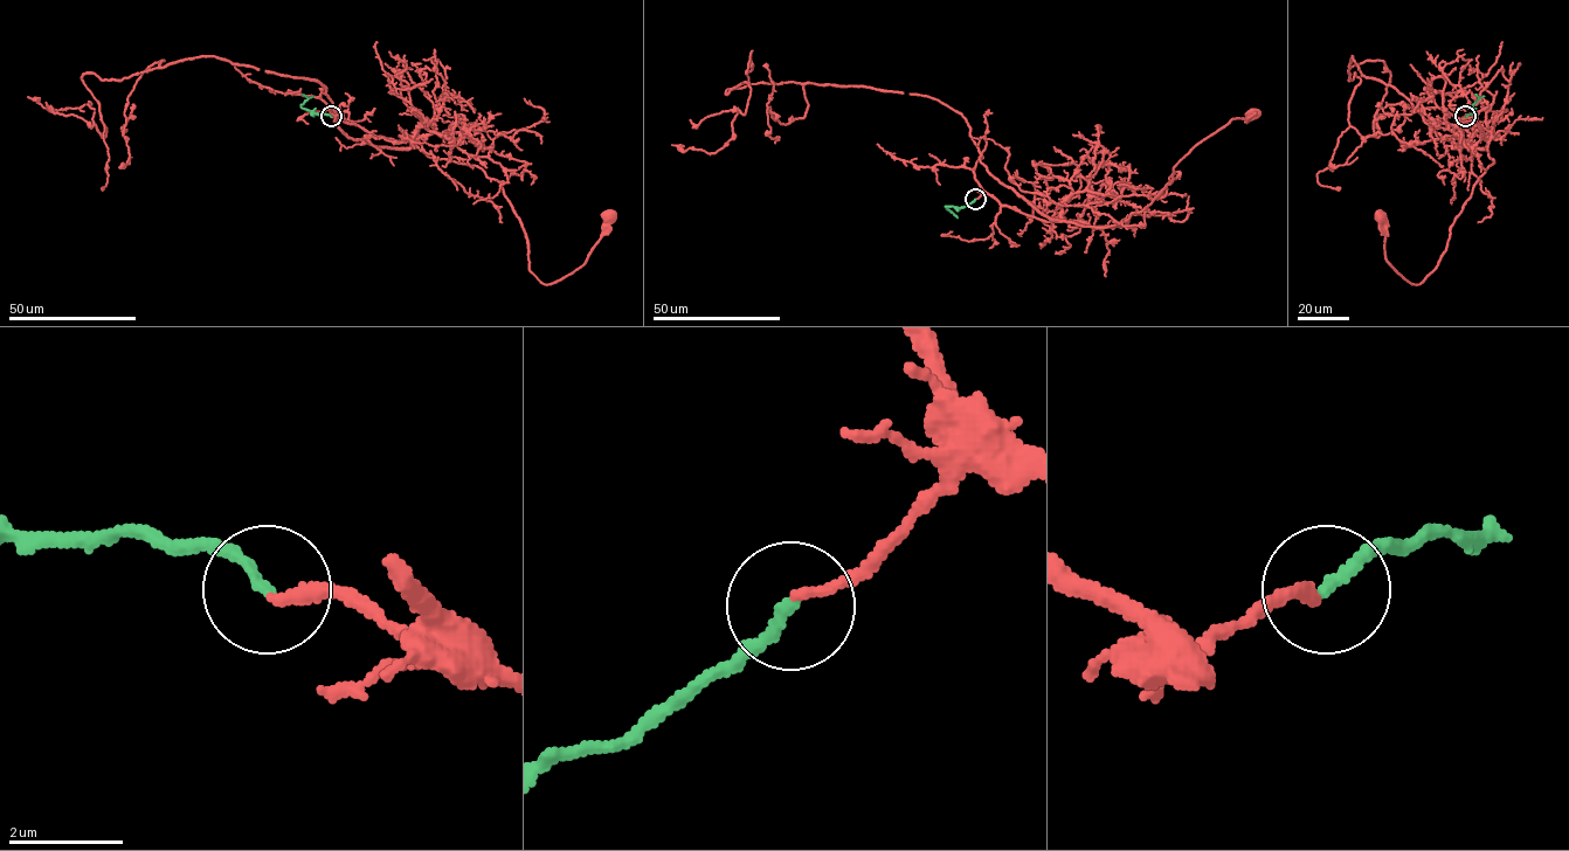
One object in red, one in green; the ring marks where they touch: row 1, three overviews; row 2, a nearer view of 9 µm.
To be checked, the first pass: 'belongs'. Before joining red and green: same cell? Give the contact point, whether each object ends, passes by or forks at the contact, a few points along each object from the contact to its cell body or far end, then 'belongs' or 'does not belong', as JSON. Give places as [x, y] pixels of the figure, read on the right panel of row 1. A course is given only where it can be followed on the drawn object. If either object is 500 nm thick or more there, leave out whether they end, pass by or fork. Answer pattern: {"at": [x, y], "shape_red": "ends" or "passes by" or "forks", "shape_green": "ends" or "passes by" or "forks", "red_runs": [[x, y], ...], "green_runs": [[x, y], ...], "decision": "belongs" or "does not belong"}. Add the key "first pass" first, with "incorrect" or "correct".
{"first pass": "correct", "at": [1465, 116], "shape_red": "ends", "shape_green": "ends", "red_runs": [[1465, 117], [1459, 120], [1487, 142], [1493, 163], [1419, 284], [1386, 257], [1380, 213]], "green_runs": [[1465, 116], [1473, 113], [1472, 105], [1479, 98], [1474, 94]], "decision": "belongs"}

